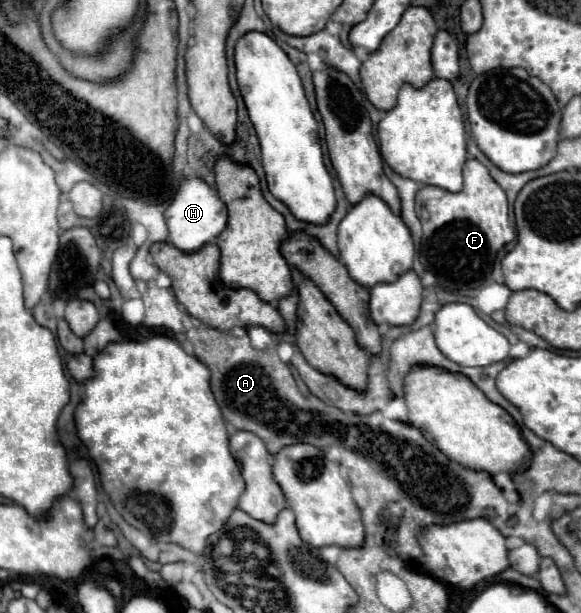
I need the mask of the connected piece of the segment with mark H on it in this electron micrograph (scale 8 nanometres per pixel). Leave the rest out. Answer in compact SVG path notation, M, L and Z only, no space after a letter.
M184 178L174 202L170 208L164 212L168 230L170 230L170 244L176 246L178 250L192 254L198 252L204 244L210 244L216 240L216 236L224 230L226 226L226 206L218 198L216 190L210 188L204 180L198 178Z

